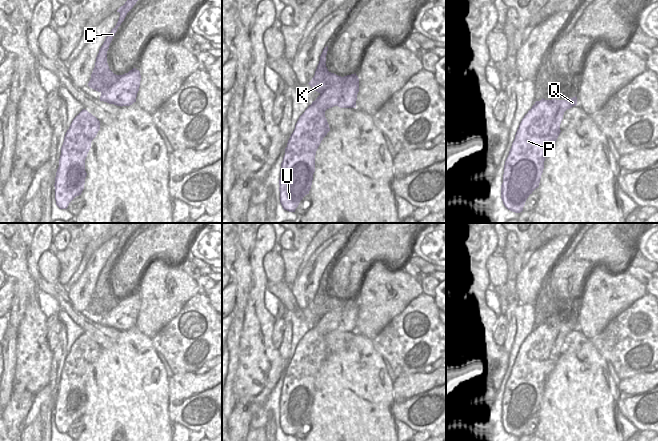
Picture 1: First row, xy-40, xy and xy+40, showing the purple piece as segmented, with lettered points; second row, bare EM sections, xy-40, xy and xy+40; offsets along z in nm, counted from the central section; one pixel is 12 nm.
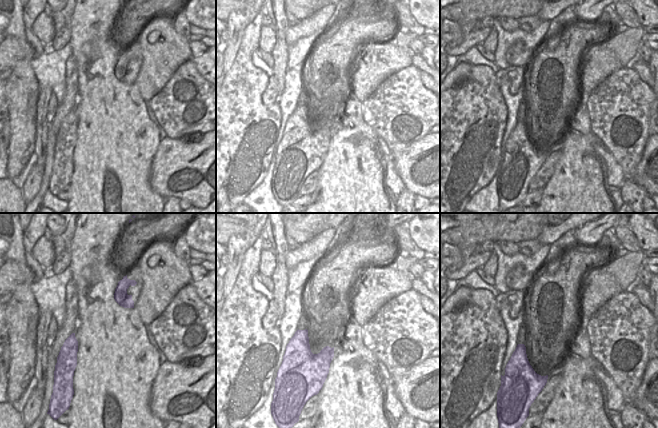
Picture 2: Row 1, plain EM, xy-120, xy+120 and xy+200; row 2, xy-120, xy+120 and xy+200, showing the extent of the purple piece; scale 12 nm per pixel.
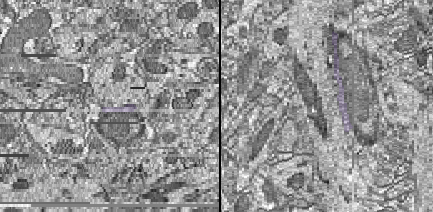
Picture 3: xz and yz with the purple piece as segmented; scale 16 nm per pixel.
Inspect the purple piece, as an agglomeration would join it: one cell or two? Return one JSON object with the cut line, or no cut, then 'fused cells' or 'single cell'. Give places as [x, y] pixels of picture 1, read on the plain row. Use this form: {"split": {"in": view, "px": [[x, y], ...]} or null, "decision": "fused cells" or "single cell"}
{"split": null, "decision": "single cell"}

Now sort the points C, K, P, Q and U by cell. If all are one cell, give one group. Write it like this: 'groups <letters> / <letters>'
groups C K P Q U

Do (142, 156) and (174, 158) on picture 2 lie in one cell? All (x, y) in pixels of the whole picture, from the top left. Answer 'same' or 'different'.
different

